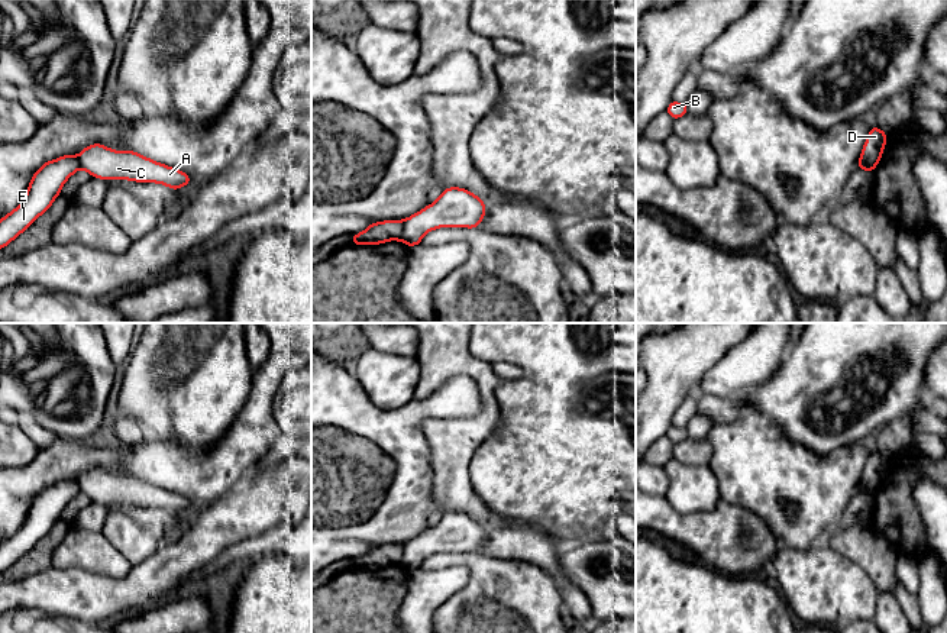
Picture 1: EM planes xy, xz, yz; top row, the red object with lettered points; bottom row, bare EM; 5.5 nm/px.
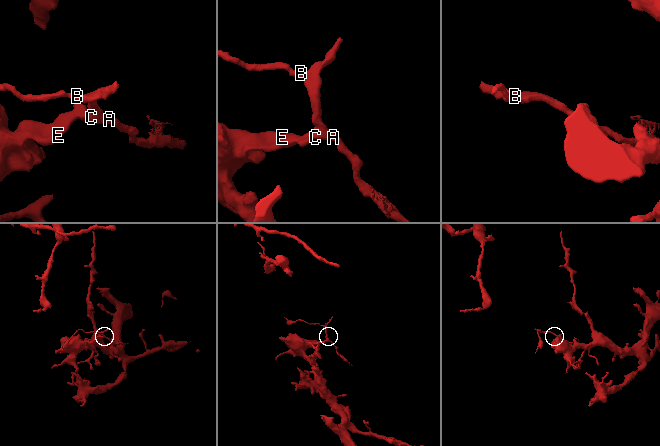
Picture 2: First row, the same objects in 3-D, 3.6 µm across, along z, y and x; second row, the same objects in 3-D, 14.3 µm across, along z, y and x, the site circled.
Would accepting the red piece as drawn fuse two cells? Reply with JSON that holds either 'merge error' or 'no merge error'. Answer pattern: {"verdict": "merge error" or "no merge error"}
{"verdict": "merge error"}

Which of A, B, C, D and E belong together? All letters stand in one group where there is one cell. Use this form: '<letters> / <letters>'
A B C D / E

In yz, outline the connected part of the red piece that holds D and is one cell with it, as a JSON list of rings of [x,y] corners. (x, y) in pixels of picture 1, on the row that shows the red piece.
[[[877,126],[870,127],[857,164],[867,162],[872,168],[875,168],[882,158],[886,141],[888,135],[883,130],[880,130]]]

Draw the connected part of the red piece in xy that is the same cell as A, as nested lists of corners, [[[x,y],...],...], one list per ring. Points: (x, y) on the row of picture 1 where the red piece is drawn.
[[[101,143],[84,148],[77,156],[80,168],[101,180],[130,180],[158,183],[172,190],[185,187],[191,177],[168,165],[155,162],[133,151],[113,151]]]

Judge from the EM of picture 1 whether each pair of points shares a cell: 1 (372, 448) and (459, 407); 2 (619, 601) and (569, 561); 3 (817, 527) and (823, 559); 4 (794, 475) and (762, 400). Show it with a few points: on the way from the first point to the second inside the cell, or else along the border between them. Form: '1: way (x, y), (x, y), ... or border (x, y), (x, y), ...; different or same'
1: way (394, 432), (417, 410), (438, 407); same
2: way (607, 590), (581, 568); same
3: border (824, 539), (802, 549); different
4: border (749, 410), (766, 414), (792, 441); different

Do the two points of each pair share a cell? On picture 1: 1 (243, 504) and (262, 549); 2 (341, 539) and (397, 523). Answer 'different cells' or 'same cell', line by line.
1: different cells
2: same cell

